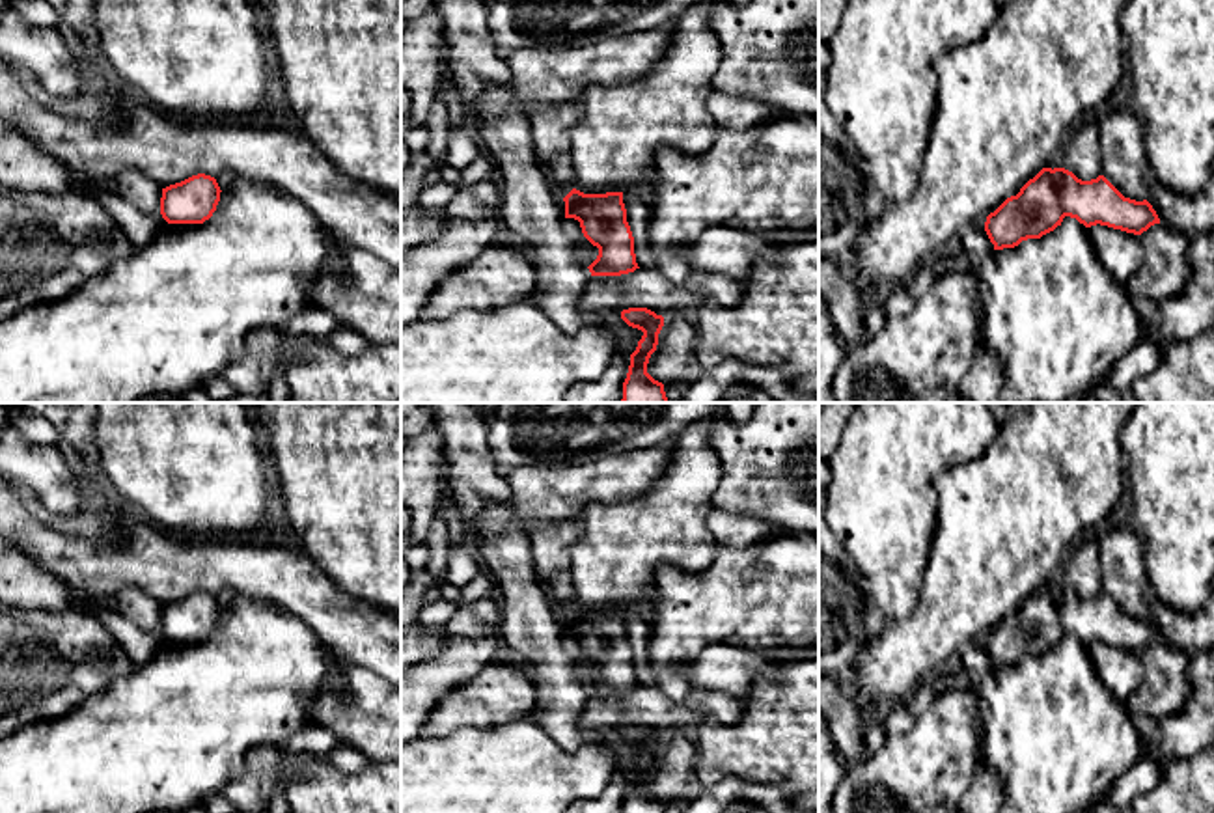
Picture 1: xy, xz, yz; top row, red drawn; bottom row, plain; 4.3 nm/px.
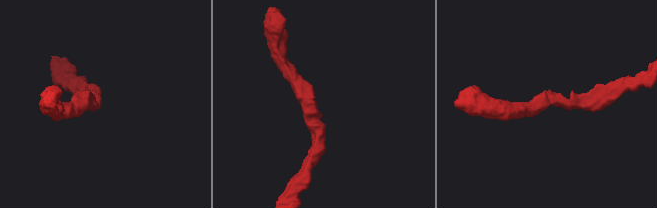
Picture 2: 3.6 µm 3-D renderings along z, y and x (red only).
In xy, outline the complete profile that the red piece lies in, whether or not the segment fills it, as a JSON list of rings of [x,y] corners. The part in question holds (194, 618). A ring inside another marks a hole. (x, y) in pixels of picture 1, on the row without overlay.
[[[198,591],[162,606],[160,632],[168,641],[203,641],[220,619],[214,595]]]

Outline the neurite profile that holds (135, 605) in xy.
[[[127,587],[114,600],[116,612],[145,632],[160,630],[162,604],[138,587]]]

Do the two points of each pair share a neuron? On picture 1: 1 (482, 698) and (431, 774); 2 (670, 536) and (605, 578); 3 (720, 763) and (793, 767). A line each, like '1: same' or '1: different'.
1: different
2: same
3: same

